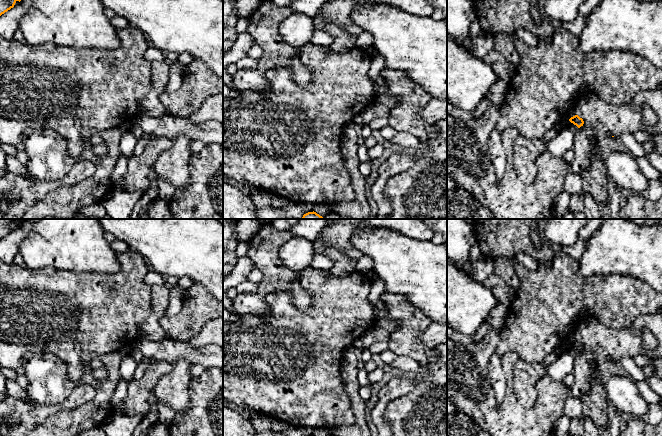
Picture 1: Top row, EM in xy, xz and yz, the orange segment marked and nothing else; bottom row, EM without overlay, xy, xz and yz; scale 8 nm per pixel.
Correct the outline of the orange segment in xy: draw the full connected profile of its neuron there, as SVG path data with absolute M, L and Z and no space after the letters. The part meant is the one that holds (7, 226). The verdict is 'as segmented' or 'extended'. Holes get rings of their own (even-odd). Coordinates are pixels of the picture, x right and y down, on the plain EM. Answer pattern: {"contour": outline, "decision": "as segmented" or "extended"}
{"contour": "M0 219L0 240L14 231L17 225L21 225L26 219Z", "decision": "as segmented"}

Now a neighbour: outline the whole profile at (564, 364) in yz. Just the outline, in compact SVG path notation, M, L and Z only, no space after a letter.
M568 344L566 350L559 355L559 358L547 366L546 375L555 381L562 381L566 375L572 372L577 354L578 351Z

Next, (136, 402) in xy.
M158 362L152 364L140 379L132 379L128 383L127 395L124 400L126 415L138 415L143 419L150 412L149 397L157 382L172 371L172 364Z

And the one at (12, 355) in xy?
M0 341L0 366L14 370L18 369L23 366L24 357L31 348L27 344Z

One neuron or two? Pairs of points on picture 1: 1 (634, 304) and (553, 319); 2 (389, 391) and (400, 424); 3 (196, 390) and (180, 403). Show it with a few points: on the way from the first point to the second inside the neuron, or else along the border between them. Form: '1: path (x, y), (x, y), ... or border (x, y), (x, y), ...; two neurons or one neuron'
1: path (614, 304), (573, 304); one neuron
2: border (413, 390), (387, 405), (384, 418), (390, 424); two neurons
3: border (193, 377), (189, 386), (189, 406), (176, 414); two neurons

